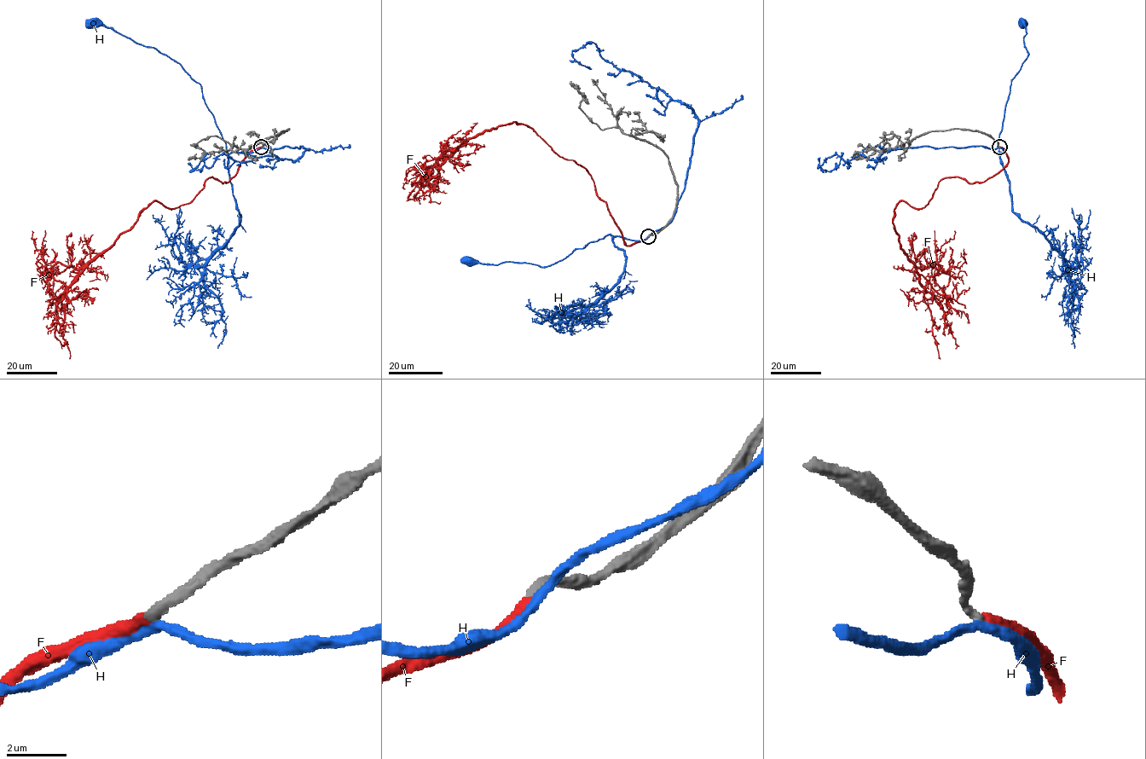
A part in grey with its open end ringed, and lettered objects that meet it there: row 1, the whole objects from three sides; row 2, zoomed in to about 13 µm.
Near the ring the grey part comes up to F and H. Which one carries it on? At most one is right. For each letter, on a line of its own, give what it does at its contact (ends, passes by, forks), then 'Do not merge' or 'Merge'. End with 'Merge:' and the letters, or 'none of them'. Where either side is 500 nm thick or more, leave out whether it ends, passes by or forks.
F: It ends there. Merge
H: It passes by. Do not merge
Merge: F

